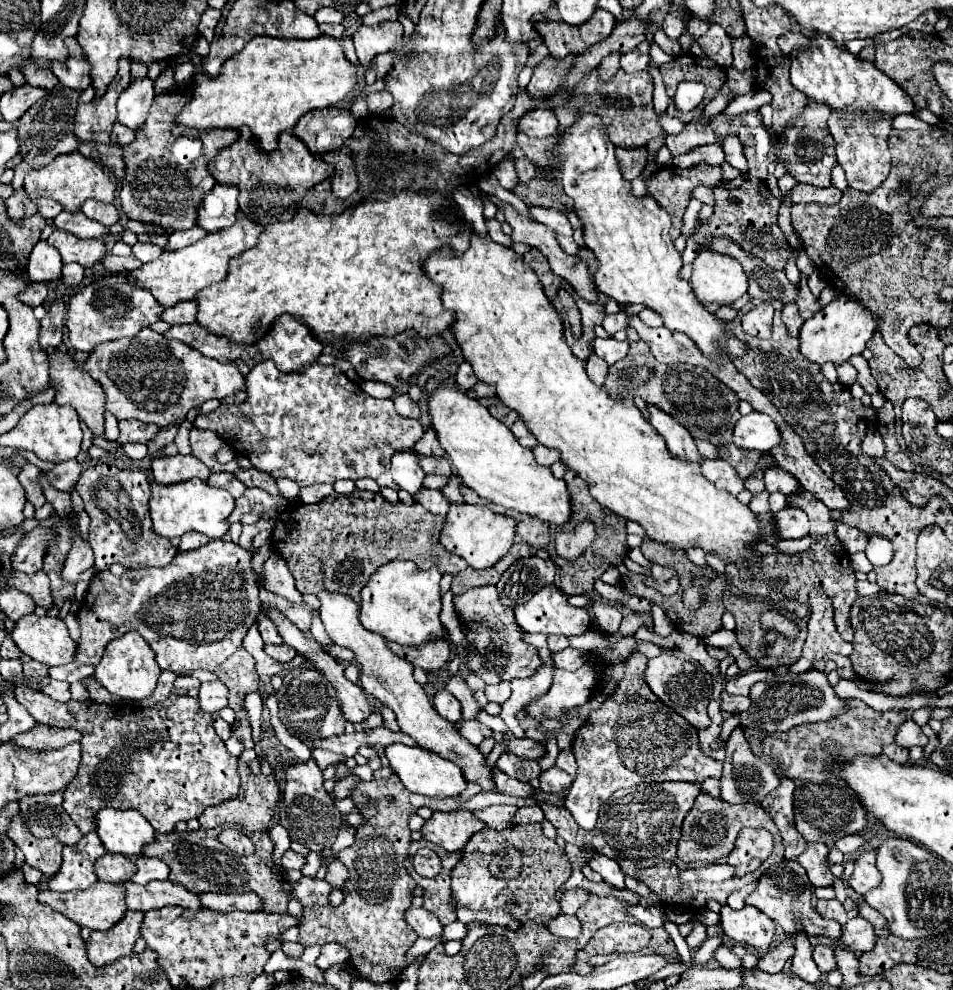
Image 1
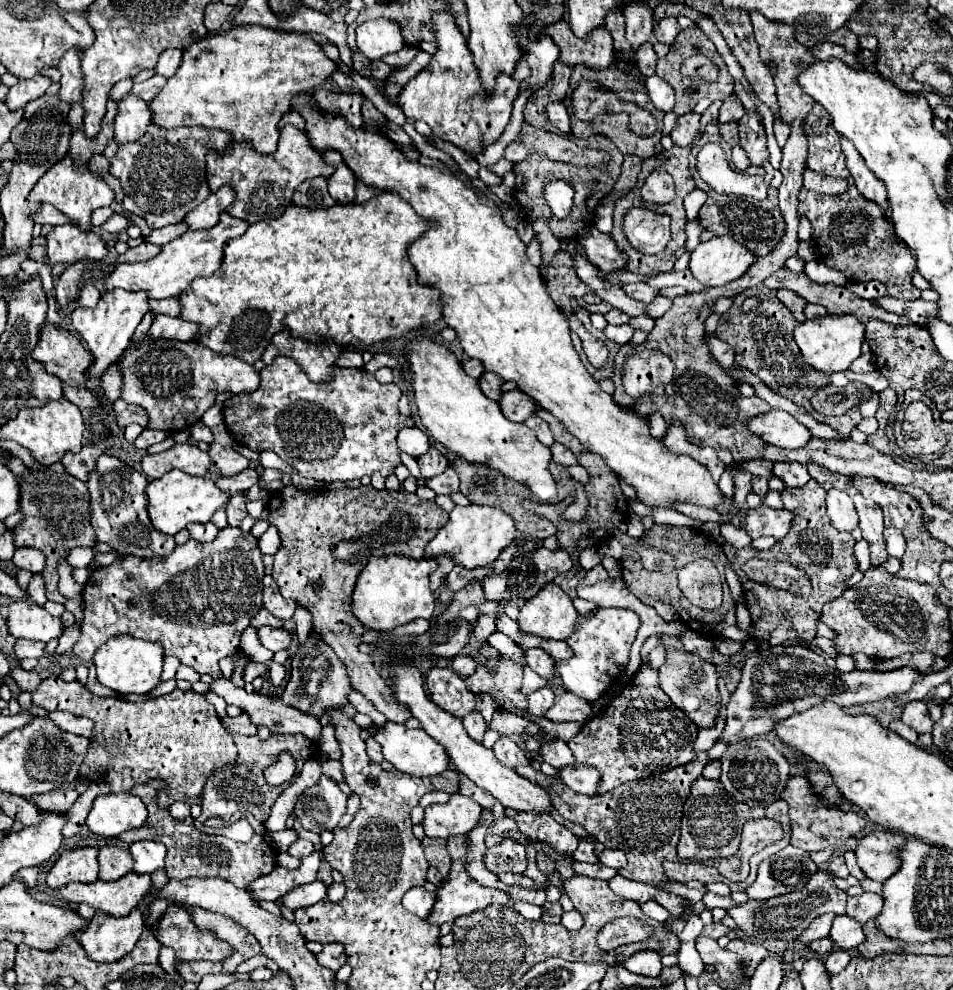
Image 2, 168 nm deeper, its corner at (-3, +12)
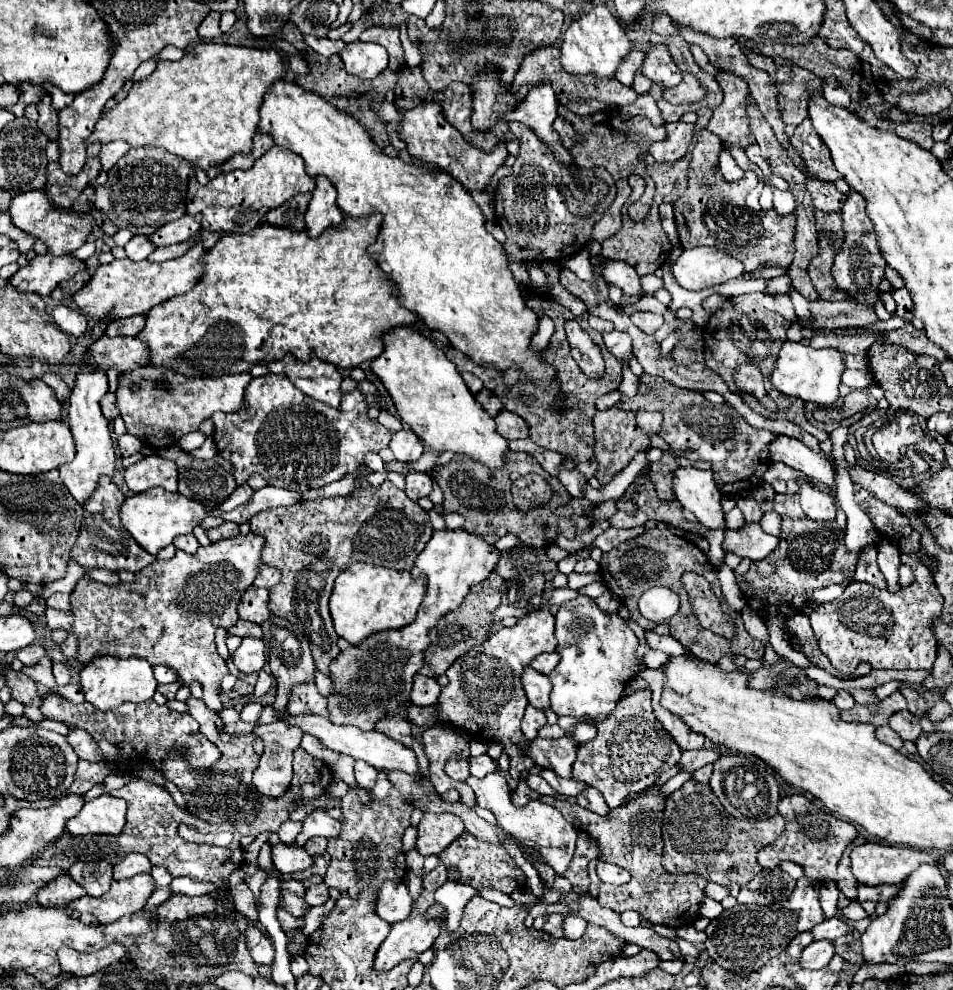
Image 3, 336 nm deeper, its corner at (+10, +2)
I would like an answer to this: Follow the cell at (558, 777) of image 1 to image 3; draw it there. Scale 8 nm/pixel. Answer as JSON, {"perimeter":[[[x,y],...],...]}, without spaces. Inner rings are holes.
{"perimeter":[[[588,787],[586,791],[582,791],[576,797],[576,803],[590,809],[590,811],[594,811],[594,813],[598,813],[598,815],[608,815],[610,813],[610,807],[606,805],[602,793],[598,789],[594,789],[594,787]]]}

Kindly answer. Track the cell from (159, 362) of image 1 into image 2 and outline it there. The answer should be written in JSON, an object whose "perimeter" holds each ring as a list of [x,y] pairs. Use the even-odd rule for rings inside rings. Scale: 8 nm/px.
{"perimeter":[[[145,337],[139,343],[131,341],[115,367],[123,375],[121,399],[145,407],[149,413],[147,427],[163,431],[191,427],[223,391],[247,393],[259,387],[259,373],[249,363],[213,353],[197,341],[151,341],[151,337]]]}

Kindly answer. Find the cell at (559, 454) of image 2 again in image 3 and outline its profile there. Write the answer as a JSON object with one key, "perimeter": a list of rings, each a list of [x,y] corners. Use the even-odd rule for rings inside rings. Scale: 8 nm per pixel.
{"perimeter":[[[560,467],[560,483],[566,487],[570,497],[582,499],[584,497],[582,487],[588,483],[588,479],[580,471],[566,471],[566,469]]]}

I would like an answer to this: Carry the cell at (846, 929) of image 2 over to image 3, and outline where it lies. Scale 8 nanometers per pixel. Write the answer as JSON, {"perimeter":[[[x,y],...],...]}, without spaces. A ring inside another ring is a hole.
{"perimeter":[[[812,941],[806,951],[802,951],[798,963],[804,969],[822,969],[830,963],[834,955],[834,945],[830,941]]]}

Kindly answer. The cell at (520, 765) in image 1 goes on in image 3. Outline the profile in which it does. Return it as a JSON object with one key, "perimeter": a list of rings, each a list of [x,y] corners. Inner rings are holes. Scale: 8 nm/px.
{"perimeter":[[[480,755],[480,757],[470,759],[470,775],[484,777],[494,771],[496,771],[496,761],[492,761],[488,755]]]}

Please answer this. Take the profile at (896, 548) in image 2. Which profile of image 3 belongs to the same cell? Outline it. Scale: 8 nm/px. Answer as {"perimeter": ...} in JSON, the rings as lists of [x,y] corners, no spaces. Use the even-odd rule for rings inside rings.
{"perimeter":[[[882,541],[878,545],[878,565],[880,565],[880,571],[884,573],[886,577],[886,583],[888,583],[888,589],[890,591],[900,591],[902,585],[898,583],[898,567],[900,567],[900,551],[888,543],[888,541]]]}

